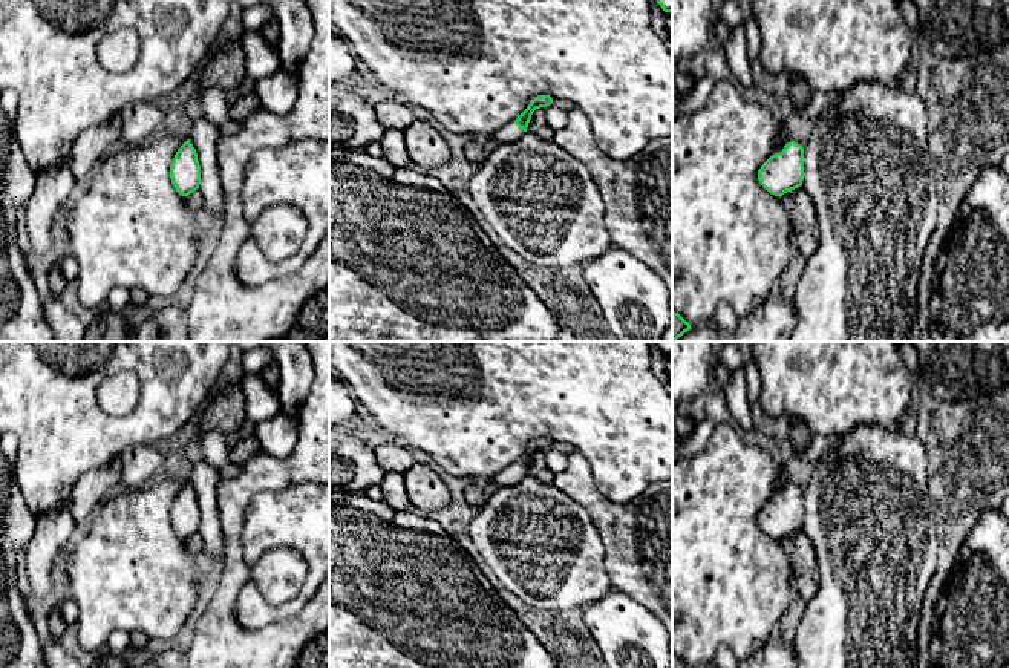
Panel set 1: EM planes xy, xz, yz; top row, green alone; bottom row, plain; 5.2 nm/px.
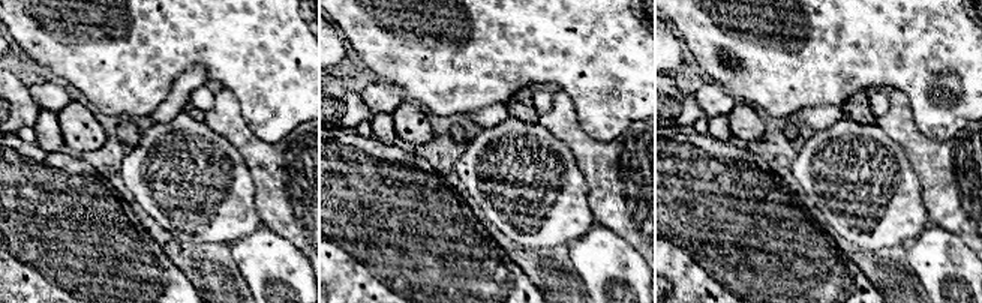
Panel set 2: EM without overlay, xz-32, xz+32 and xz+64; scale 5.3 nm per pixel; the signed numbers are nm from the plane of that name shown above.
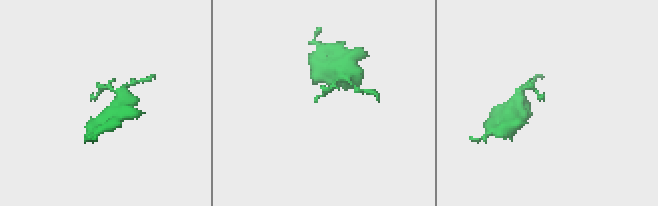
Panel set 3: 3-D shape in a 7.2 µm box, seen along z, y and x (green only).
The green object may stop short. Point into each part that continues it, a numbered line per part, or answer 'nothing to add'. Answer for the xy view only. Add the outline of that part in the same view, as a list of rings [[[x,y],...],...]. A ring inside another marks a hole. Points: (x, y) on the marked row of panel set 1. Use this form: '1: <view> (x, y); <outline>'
nothing to add

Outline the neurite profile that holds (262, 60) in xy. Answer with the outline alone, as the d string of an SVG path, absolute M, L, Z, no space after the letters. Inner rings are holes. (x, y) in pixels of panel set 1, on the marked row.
M260 32L243 34L242 47L247 61L247 77L257 81L280 69L280 57L262 37Z

